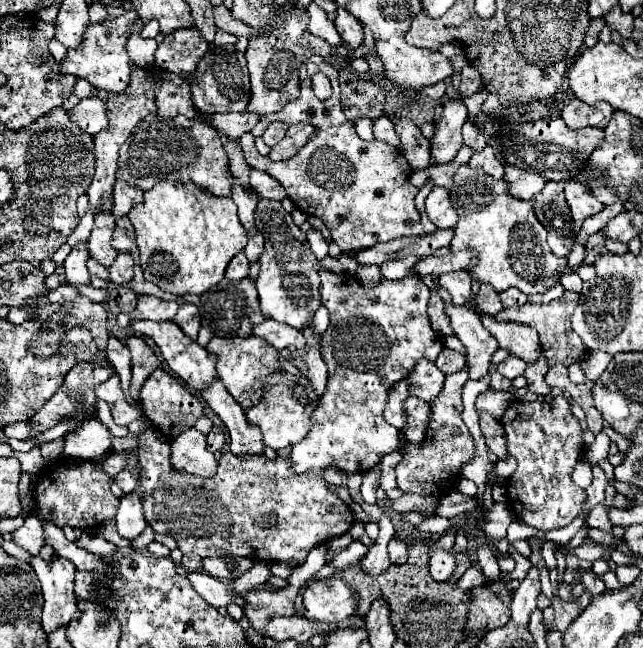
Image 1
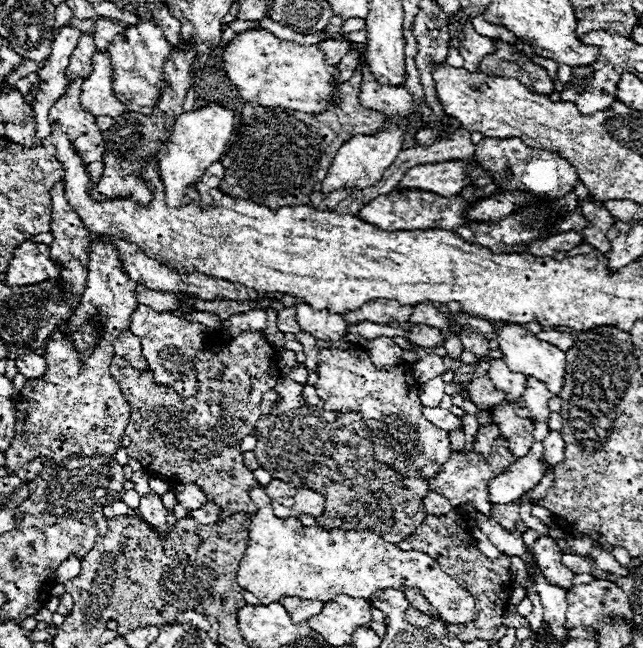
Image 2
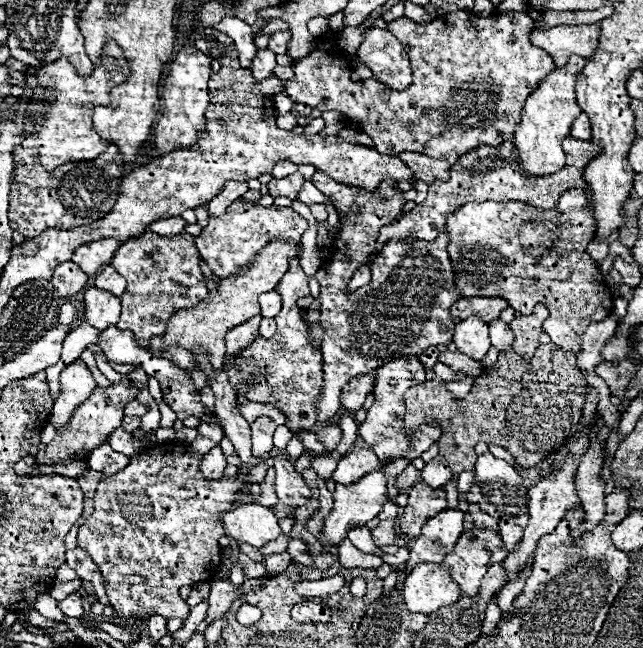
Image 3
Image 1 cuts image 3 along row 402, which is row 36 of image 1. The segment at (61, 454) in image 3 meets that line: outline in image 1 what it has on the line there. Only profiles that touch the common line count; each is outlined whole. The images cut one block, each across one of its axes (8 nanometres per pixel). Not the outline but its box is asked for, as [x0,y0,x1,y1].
[60,10,138,92]

